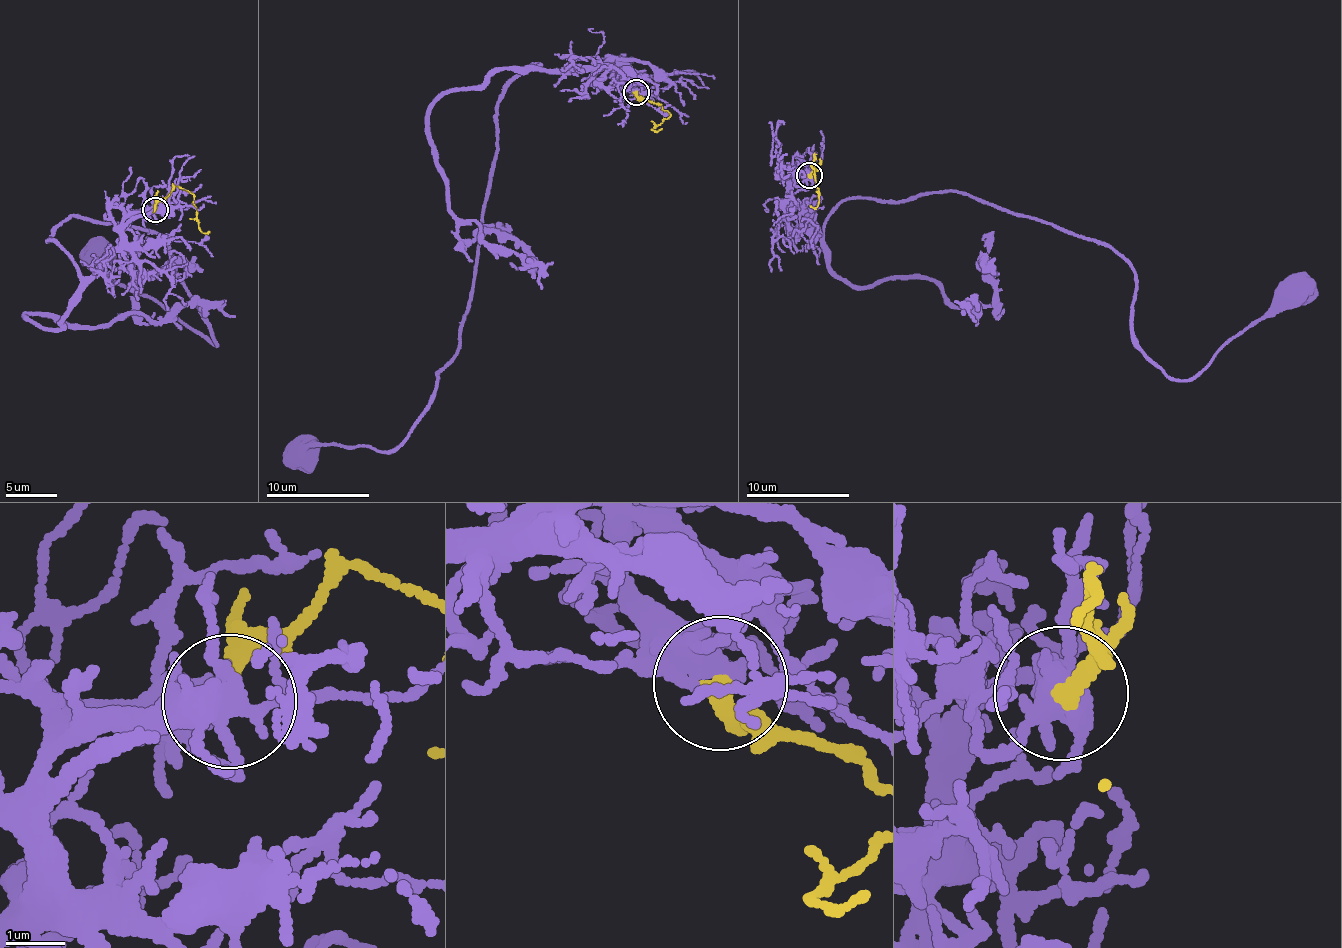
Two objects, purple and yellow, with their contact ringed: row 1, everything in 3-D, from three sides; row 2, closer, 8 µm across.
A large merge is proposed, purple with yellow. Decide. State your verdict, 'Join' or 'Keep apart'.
Join

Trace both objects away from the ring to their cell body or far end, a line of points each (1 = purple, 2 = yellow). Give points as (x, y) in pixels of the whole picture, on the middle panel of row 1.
1: (636, 91), (615, 60), (525, 67), (497, 105), (474, 294), (427, 410), (396, 447), (308, 439), (304, 447)
2: (636, 91), (667, 111), (669, 118), (652, 129), (662, 129)

